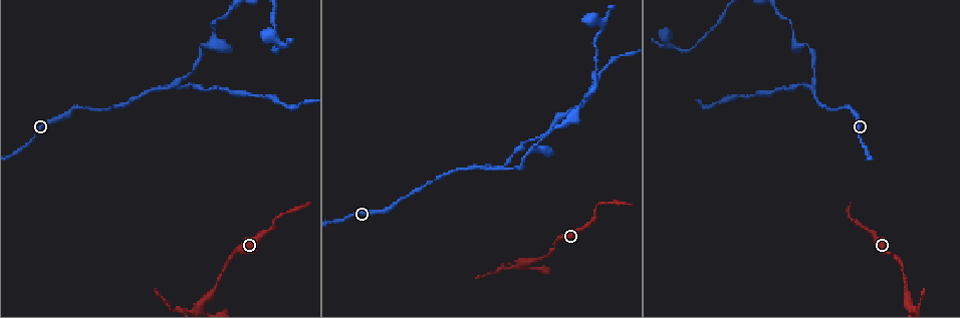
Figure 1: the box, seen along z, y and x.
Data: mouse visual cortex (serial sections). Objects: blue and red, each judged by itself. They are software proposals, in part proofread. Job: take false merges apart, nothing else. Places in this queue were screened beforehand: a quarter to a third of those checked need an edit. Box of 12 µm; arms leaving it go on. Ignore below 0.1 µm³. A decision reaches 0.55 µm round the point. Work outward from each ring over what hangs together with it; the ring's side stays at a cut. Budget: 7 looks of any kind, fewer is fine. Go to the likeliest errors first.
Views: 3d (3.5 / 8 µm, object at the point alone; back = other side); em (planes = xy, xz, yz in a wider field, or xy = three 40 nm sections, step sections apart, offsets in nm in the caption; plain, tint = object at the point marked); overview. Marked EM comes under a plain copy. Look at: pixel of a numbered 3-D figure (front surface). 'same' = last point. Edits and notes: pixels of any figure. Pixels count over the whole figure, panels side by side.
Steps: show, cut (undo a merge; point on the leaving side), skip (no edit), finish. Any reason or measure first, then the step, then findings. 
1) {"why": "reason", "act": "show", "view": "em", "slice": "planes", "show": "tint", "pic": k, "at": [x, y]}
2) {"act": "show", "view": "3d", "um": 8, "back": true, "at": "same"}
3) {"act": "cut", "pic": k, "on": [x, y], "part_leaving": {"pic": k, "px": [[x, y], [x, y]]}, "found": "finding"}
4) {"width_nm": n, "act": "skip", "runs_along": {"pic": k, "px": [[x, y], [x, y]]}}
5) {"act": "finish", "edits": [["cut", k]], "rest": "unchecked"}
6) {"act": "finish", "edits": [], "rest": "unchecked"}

{"why": "a fork", "act": "show", "view": "3d", "um": 3.5, "pic": 1, "at": [496, 169]}

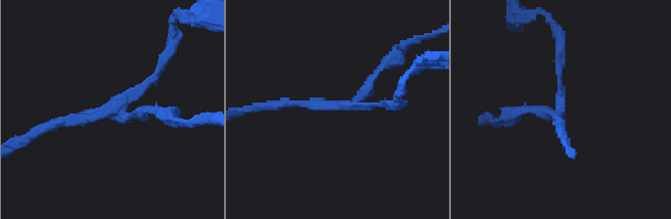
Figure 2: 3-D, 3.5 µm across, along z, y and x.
{"act": "show", "view": "em", "slice": "xy", "step": 5, "show": "tint", "pic": 2, "at": [339, 105]}

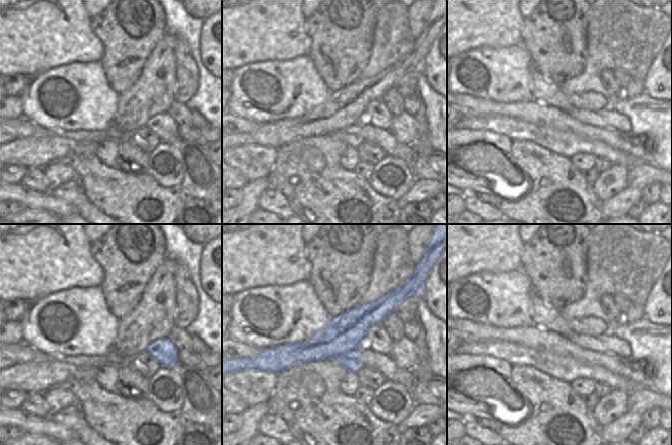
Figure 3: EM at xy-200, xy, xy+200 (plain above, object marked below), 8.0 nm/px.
{"arm_widths_nm": [100, 150, 150], "act": "cut", "pic": 2, "on": [148, 110], "border": {"pic": 3, "px": [[356, 348], [336, 358]]}, "found": "a second cell is stuck on"}

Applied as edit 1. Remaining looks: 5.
{"why": "narrows sharply", "act": "show", "view": "3d", "um": 3.5, "pic": 1, "at": [213, 28]}

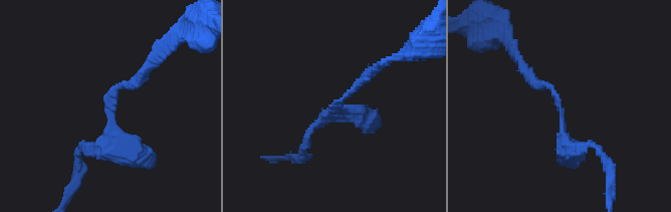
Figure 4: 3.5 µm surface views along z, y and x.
{"arm_widths_nm": [150, 200], "why": "need the tissue", "act": "show", "view": "em", "slice": "xy", "step": 3, "show": "tint", "pic": 4, "at": [338, 111]}

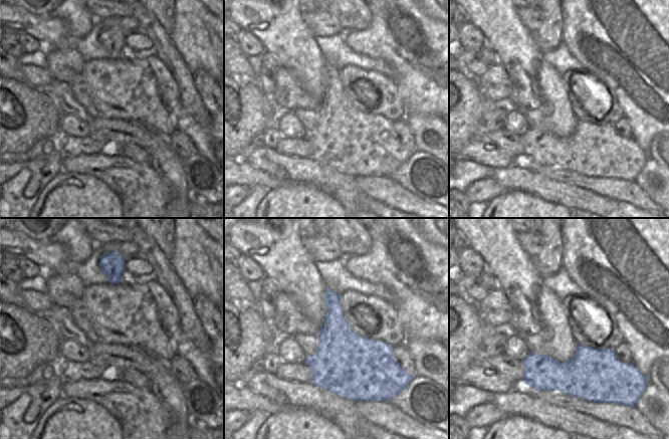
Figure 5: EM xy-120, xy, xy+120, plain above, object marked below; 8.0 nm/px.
{"act": "show", "view": "em", "slice": "xy", "step": 5, "show": "tint", "at": "same"}

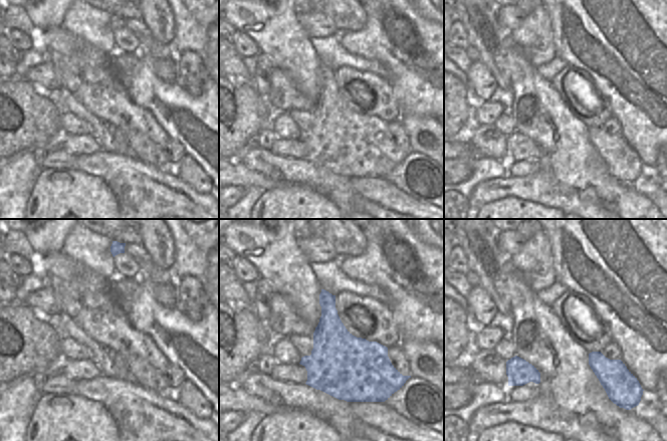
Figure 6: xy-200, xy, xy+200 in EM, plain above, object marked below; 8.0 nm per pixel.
{"act": "skip", "runs_along": {"pic": 4, "px": [[85, 147], [117, 144], [110, 91], [142, 75]]}, "found": "continuous, no second cell"}

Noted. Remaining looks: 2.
{"why": "side arm on a straight run", "act": "show", "view": "3d", "um": 3.5, "pic": 1, "at": [910, 301]}

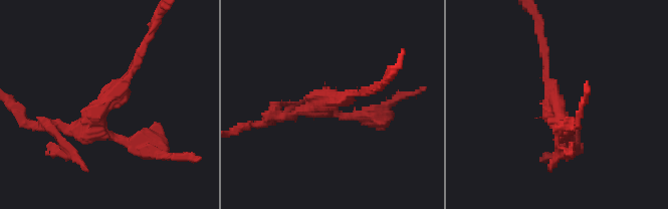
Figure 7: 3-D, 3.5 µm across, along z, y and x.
{"arms": 3, "arm_widths_nm": [100, 100, 150], "why": "now the EM", "act": "show", "view": "em", "slice": "xy", "step": 1, "show": "tint", "pic": 7, "at": [333, 101]}

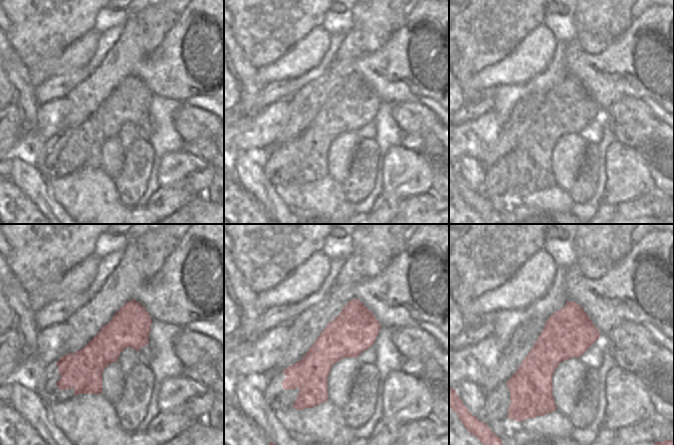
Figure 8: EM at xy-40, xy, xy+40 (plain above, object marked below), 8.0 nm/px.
{"width_nm": 360, "act": "cut", "pic": 7, "on": [354, 116], "part_leaving": {"pic": 7, "px": [[87, 127], [29, 127], [23, 121]]}, "found": "two cells meet here"}

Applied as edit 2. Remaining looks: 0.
{"act": "finish", "edits": [["cut", 2], ["cut", 7]], "rest": "unchecked"}

